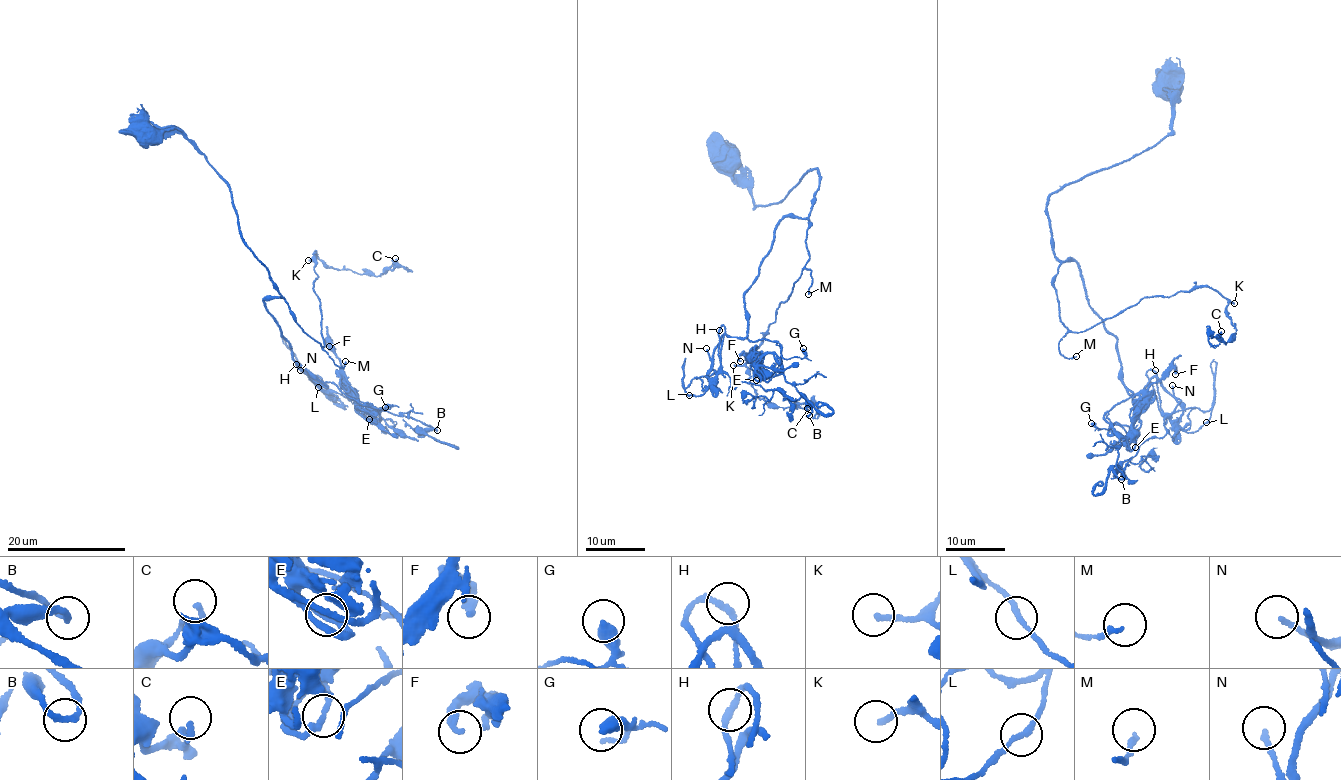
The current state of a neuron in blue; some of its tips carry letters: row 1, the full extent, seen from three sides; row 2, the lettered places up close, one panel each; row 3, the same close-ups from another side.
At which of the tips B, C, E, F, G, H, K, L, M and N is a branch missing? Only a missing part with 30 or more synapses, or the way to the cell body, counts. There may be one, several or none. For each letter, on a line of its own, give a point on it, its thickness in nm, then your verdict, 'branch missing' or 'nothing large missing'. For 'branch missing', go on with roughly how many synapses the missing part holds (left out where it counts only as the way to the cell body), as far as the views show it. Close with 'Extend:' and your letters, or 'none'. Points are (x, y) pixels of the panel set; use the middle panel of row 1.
B: place (809, 415); calibre 190 nm; nothing large missing
C: place (807, 408); calibre 160 nm; nothing large missing
E: place (756, 380); calibre 180 nm; nothing large missing
F: place (740, 361); calibre 240 nm; nothing large missing
G: place (803, 348); calibre 440 nm; nothing large missing
H: place (719, 330); calibre 180 nm; nothing large missing
K: place (733, 365); calibre 190 nm; branch missing; 70 synapses
L: place (689, 395); calibre 160 nm; nothing large missing
M: place (808, 294); calibre 170 nm; branch missing; 50 synapses
N: place (706, 348); calibre 170 nm; nothing large missing
Extend: K, M

